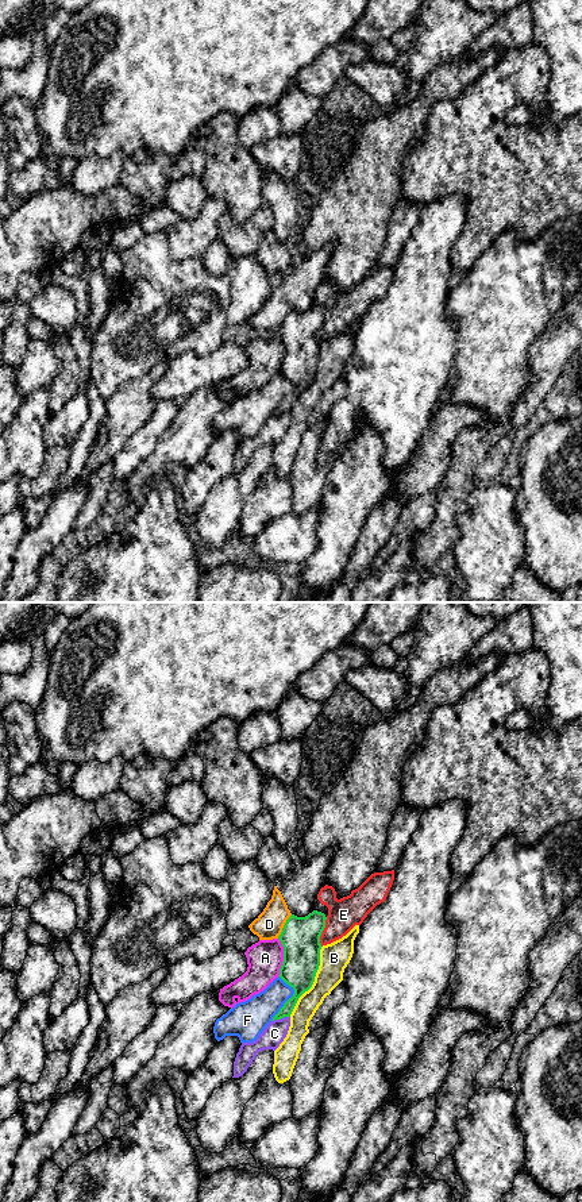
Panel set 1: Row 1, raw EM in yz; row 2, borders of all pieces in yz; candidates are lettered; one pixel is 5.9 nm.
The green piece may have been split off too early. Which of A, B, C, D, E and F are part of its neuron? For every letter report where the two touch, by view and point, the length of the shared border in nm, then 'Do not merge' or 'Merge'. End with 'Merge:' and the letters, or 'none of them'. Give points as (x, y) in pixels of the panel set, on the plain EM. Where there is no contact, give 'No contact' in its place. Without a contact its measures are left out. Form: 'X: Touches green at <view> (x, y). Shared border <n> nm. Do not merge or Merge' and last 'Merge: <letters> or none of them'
A: Touches green at yz (284, 353). Shared border 220 nm. Do not merge
B: Touches green at yz (313, 376). Shared border 460 nm. Do not merge
C: Touches green at yz (280, 413). Shared border 120 nm. Do not merge
D: Touches green at yz (284, 322). Shared border 170 nm. Do not merge
E: Touches green at yz (322, 327). Shared border 180 nm. Do not merge
F: Touches green at yz (289, 393). Shared border 280 nm. Do not merge
Merge: none of them

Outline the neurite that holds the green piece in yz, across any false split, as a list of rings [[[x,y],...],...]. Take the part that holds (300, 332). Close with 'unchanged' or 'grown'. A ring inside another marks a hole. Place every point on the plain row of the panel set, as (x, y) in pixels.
[[[317,305],[305,312],[292,309],[286,315],[278,331],[284,342],[284,357],[278,371],[294,385],[294,389],[271,416],[290,412],[298,393],[312,382],[320,361],[320,331],[325,315],[325,309]]]; unchanged

